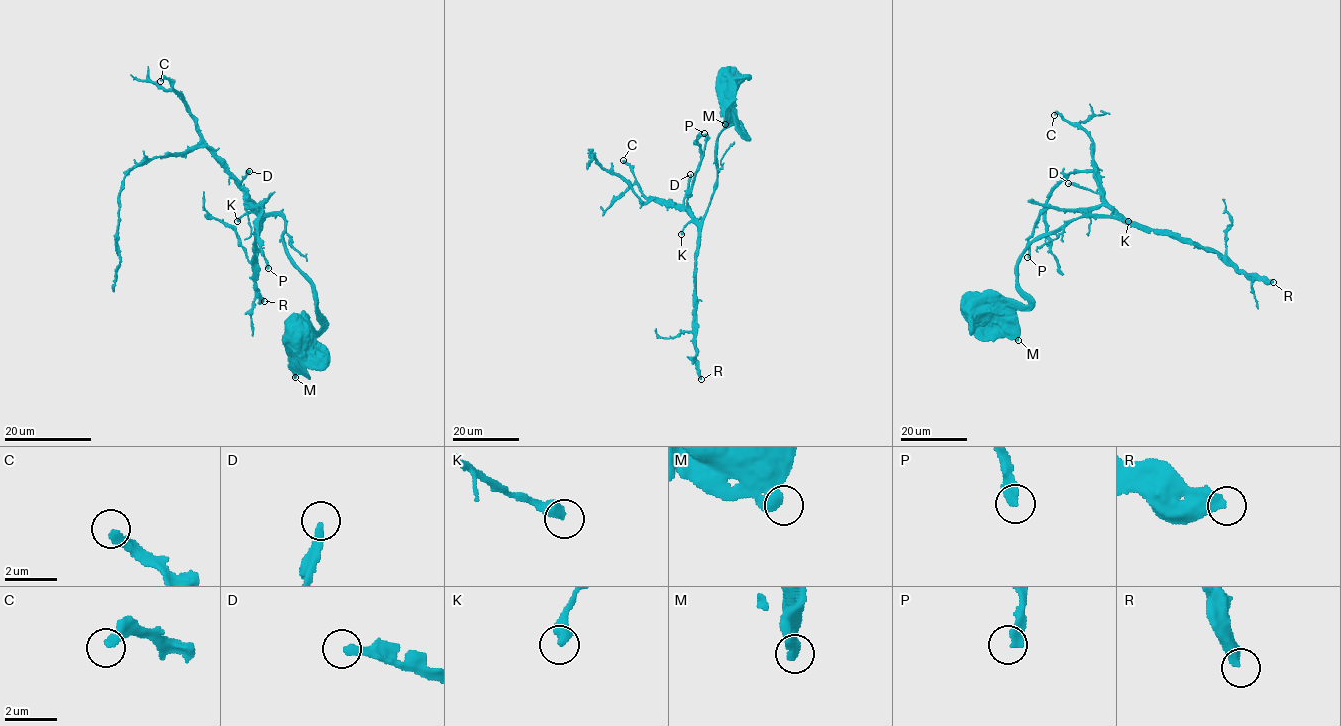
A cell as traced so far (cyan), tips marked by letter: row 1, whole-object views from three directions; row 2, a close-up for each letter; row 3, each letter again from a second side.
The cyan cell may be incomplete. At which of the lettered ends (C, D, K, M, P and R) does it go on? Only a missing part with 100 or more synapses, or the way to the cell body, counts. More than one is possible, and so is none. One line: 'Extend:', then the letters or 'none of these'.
Extend: R

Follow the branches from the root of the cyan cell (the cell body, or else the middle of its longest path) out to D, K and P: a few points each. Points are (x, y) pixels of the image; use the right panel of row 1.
D: (978, 309), (1027, 306), (1017, 279), (1022, 253), (1074, 220), (1112, 215), (1099, 193), (1068, 183)
K: (978, 309), (978, 306), (1028, 304), (1018, 284), (1017, 259), (1033, 241), (1082, 217), (1117, 215), (1128, 221)
P: (978, 309), (1027, 306), (1017, 279), (1022, 253), (1074, 220), (1113, 211), (1047, 207), (1028, 239), (1027, 257)

